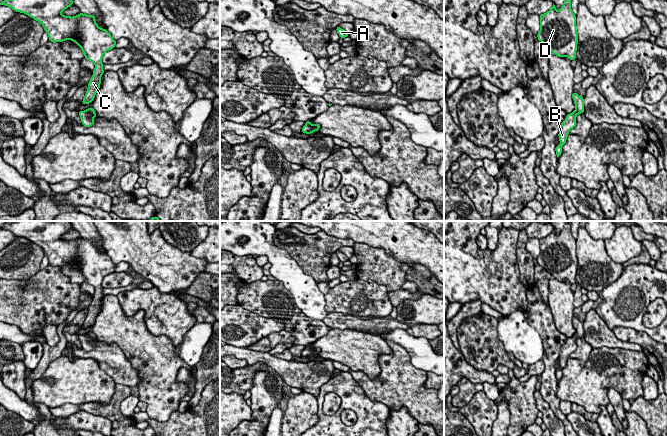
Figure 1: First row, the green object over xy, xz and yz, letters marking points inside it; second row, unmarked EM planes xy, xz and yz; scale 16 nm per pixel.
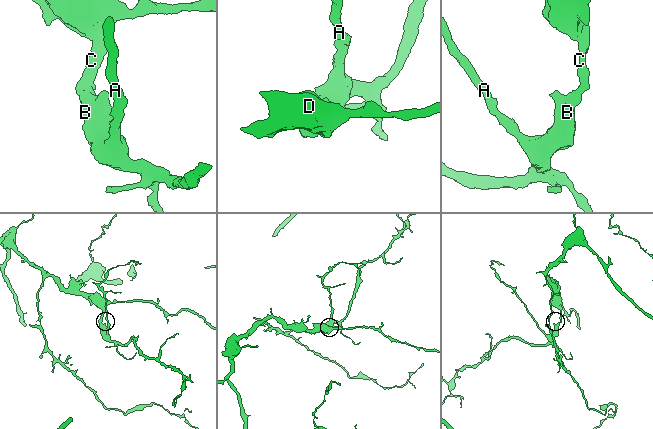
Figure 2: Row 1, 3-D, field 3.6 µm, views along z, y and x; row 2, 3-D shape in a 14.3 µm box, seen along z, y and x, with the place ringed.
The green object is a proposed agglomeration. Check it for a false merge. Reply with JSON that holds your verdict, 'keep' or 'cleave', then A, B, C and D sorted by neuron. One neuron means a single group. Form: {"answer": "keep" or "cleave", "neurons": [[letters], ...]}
{"answer": "keep", "neurons": [["A", "B", "C", "D"]]}

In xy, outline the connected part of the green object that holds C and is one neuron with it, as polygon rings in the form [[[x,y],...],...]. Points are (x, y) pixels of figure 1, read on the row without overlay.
[[[14,221],[0,227],[41,247],[51,266],[72,264],[78,268],[85,279],[84,282],[95,288],[93,300],[82,325],[82,328],[89,328],[94,325],[100,312],[101,300],[104,297],[102,281],[105,276],[115,272],[116,264],[107,253],[97,249],[93,239],[80,237],[70,241],[61,238],[73,228],[70,221]]]

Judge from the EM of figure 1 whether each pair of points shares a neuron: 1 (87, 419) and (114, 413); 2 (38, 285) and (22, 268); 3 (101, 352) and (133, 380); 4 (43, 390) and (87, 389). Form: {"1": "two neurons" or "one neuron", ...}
{"1": "two neurons", "2": "two neurons", "3": "one neuron", "4": "one neuron"}

